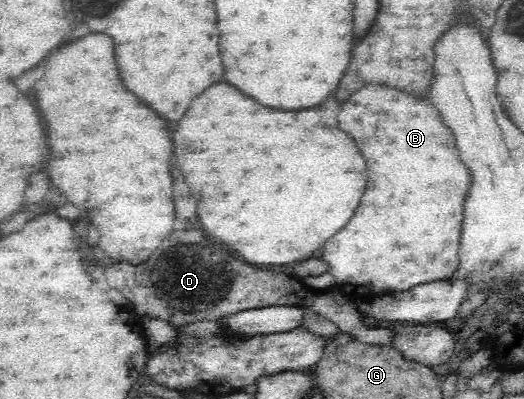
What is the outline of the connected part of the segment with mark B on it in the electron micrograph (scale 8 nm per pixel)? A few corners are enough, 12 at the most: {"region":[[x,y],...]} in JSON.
{"region":[[369,84],[369,182],[323,246],[363,298],[449,278],[469,170],[437,110]]}

